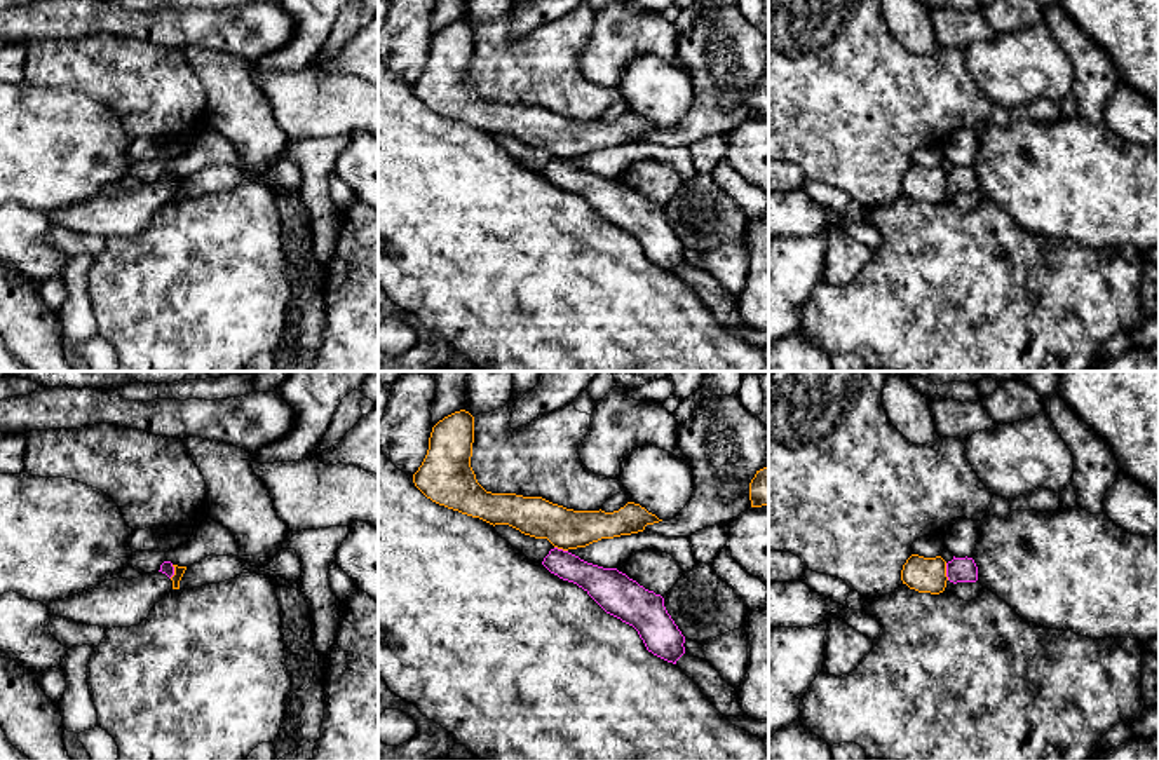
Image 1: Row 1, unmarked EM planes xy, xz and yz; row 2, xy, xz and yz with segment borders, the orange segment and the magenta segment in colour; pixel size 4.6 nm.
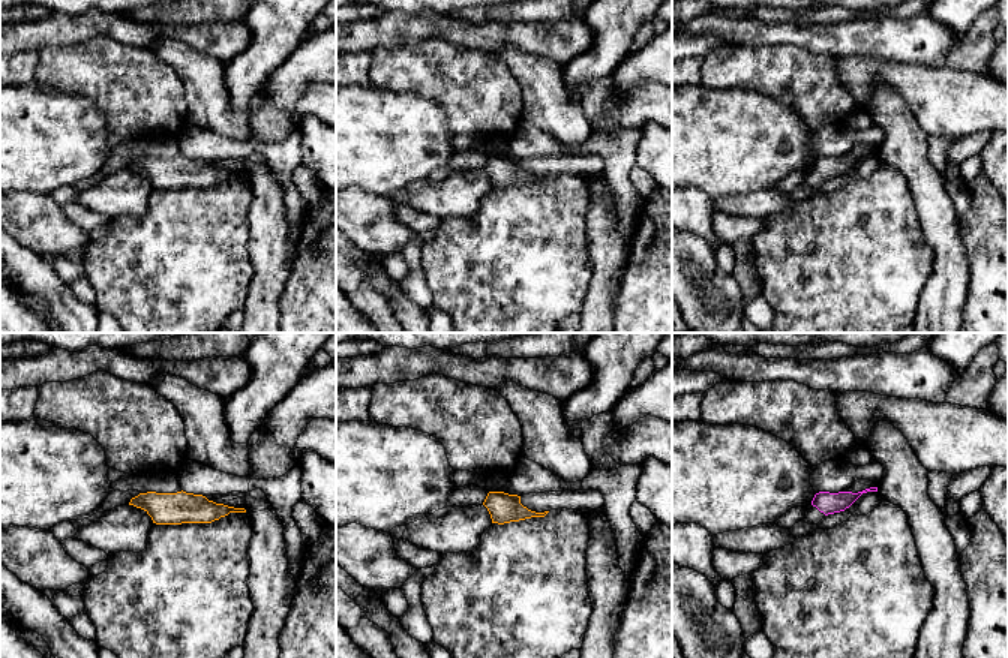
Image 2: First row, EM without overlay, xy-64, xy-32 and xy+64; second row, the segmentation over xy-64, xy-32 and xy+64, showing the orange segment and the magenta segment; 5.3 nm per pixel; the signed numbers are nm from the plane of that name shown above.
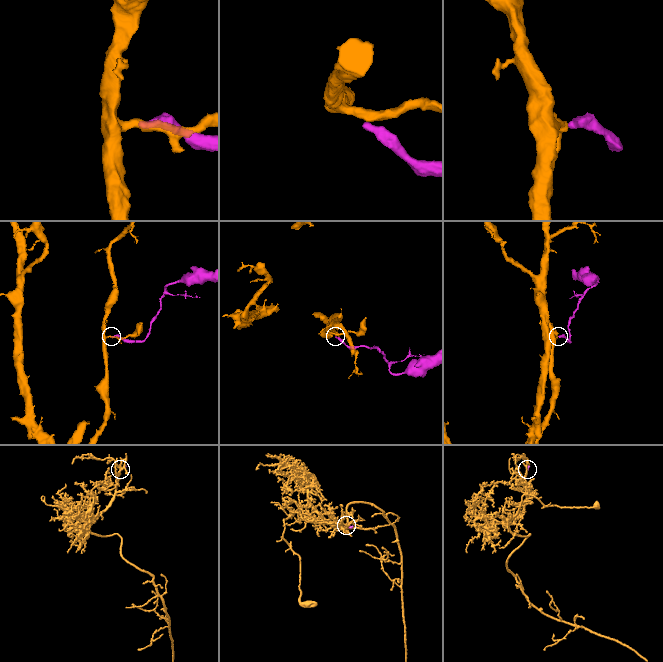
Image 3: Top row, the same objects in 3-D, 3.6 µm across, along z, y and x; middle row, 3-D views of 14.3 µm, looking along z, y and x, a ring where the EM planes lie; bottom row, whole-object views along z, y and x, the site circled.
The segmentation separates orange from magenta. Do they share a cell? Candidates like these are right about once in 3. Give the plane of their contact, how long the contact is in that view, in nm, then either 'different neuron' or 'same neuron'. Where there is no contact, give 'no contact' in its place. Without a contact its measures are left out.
meets orange in yz; contact 80 nm long; different neuron

